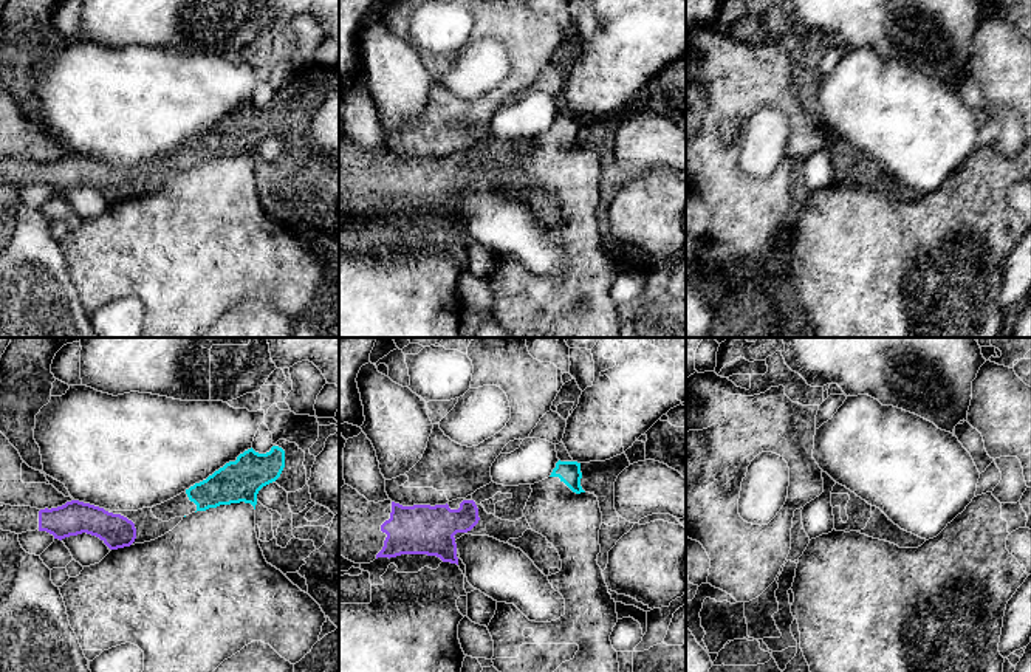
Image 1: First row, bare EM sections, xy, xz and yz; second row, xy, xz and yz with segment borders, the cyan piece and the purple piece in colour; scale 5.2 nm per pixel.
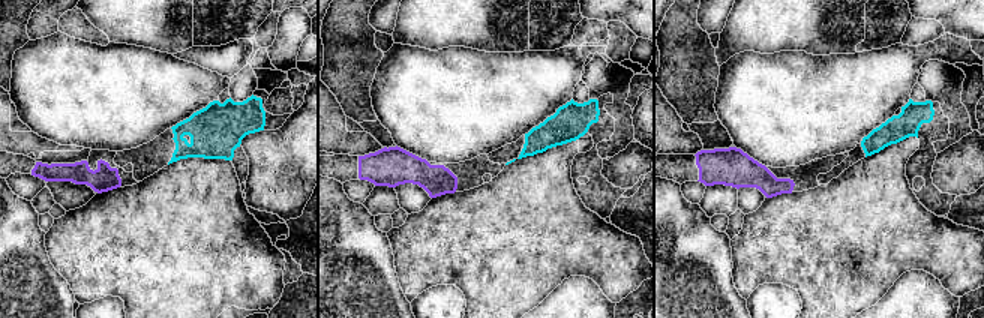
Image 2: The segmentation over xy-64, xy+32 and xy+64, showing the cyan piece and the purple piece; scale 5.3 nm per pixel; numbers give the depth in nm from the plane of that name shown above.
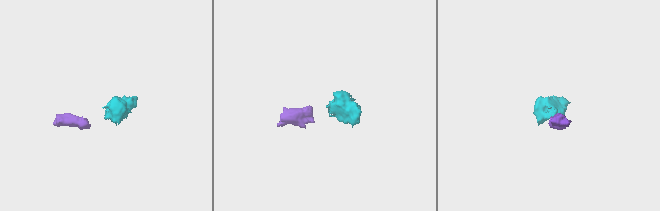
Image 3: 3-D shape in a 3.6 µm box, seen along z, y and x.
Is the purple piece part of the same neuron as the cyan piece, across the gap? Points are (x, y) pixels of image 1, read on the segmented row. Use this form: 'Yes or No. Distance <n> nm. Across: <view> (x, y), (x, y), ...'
Yes. Distance 260 nm. Across: xy (184, 516), (135, 528)

